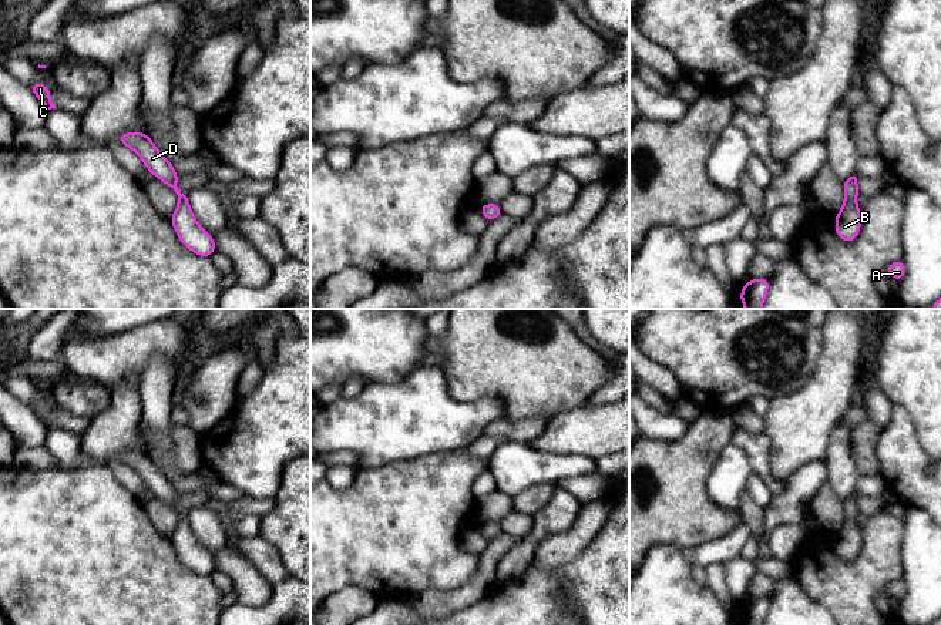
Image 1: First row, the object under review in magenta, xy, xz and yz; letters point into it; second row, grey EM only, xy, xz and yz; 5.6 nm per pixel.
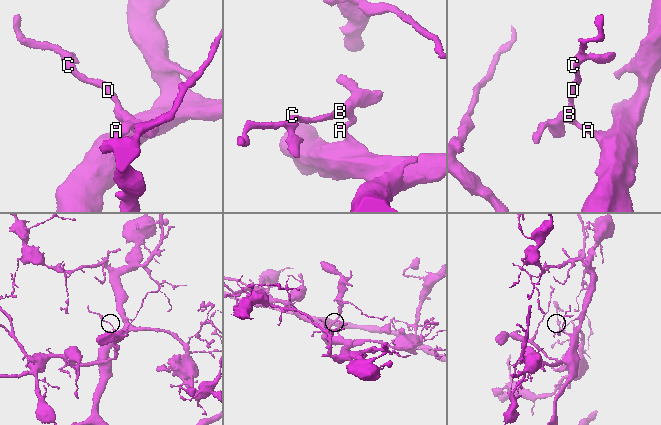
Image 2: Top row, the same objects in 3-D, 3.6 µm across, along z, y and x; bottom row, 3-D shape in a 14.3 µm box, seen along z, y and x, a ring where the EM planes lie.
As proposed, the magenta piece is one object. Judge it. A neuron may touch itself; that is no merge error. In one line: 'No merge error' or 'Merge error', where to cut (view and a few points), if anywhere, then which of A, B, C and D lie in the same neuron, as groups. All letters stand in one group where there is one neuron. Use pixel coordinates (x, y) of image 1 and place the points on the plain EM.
No merge error. No split. Groups: A B C D

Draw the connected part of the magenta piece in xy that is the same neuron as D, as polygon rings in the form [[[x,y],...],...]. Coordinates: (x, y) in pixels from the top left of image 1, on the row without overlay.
[[[122,451],[118,458],[142,478],[151,493],[178,514],[178,525],[169,537],[181,561],[194,572],[211,577],[216,569],[214,555],[198,542],[191,530],[188,514],[178,508],[177,498],[179,494],[172,483],[157,468],[145,451]]]

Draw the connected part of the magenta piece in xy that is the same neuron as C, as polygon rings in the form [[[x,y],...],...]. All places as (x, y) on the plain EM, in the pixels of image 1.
[[[36,401],[28,404],[28,407],[36,413],[36,416],[44,423],[47,429],[57,427],[50,419],[50,407],[44,403]]]

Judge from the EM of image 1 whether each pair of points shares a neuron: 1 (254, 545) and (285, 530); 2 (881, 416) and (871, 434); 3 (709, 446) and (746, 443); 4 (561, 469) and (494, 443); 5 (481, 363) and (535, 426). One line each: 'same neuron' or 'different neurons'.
1: different neurons
2: different neurons
3: different neurons
4: different neurons
5: different neurons

